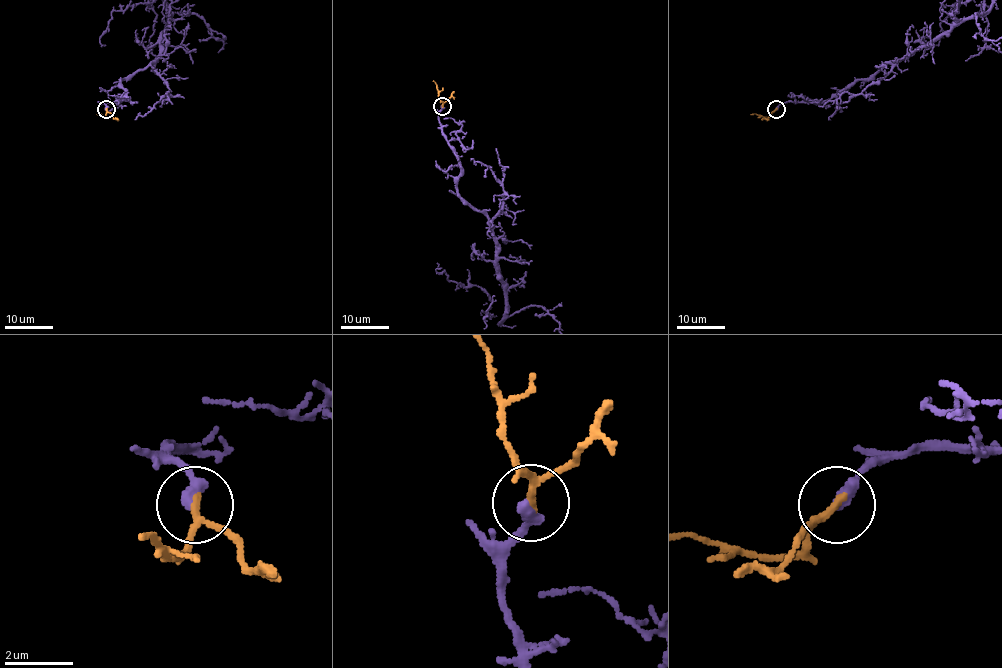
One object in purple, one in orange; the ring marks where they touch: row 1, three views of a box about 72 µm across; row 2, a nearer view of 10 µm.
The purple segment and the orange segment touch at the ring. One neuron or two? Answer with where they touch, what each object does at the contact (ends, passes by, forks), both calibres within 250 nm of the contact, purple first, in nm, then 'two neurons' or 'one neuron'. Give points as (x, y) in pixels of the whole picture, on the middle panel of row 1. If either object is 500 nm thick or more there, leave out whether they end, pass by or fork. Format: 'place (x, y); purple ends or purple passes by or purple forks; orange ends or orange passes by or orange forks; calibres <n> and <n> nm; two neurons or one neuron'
place (442, 106); purple ends; orange passes by; calibres 420 and 180 nm; one neuron

